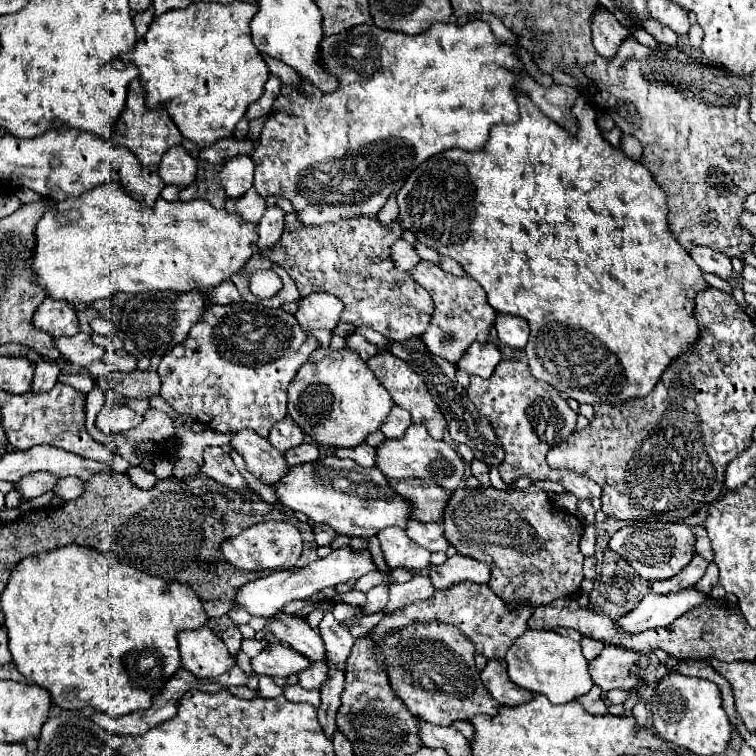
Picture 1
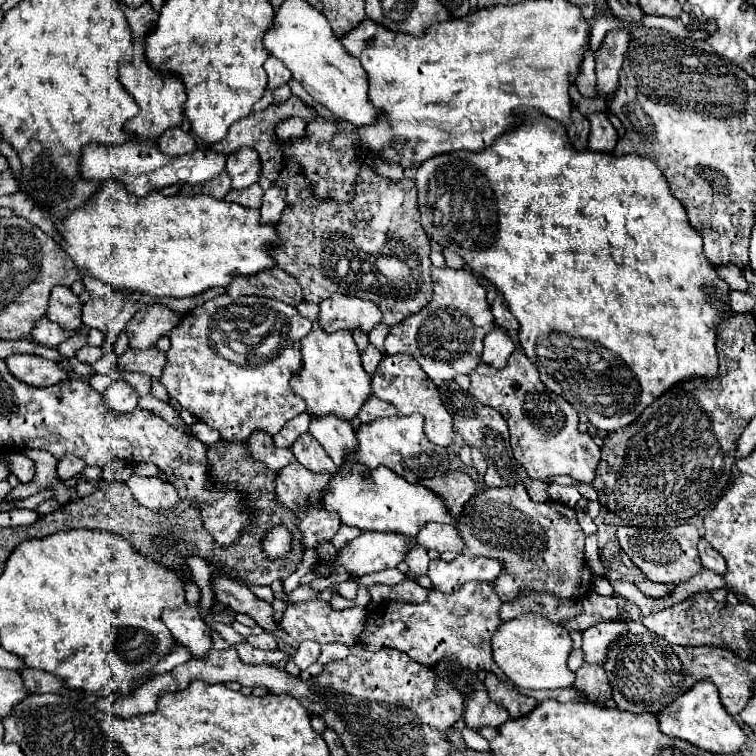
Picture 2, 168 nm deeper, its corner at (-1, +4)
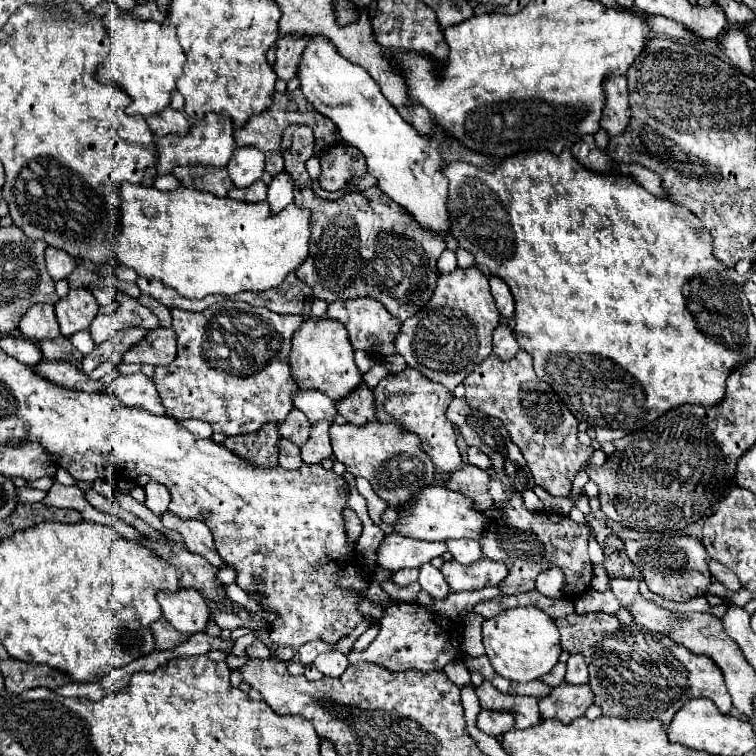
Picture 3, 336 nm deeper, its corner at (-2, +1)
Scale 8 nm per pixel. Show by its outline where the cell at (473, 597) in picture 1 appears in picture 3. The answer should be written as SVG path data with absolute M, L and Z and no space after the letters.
M392 604L390 608L384 610L384 616L380 620L380 632L378 636L372 640L372 644L358 652L352 650L348 654L348 660L354 664L356 660L364 660L364 662L372 662L390 670L418 670L418 672L434 672L434 670L442 670L446 664L454 662L454 660L462 660L468 668L470 674L482 674L484 680L492 680L494 678L494 686L500 692L506 694L520 694L520 696L534 696L534 698L542 698L548 692L552 692L552 686L544 684L544 682L534 682L534 684L514 684L502 676L498 676L498 672L494 672L488 656L478 656L478 658L468 658L464 656L462 648L460 648L460 636L458 636L458 624L452 622L450 618L444 618L436 612L430 612L420 604Z

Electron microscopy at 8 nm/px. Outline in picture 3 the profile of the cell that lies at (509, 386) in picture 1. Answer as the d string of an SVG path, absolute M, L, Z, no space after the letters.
M520 350L512 360L502 362L490 354L464 380L464 386L466 402L472 408L504 422L512 442L522 450L536 486L552 496L568 496L574 476L582 468L588 468L594 448L578 442L578 420L570 414L566 404L562 404L556 392L546 382L538 380L532 368L532 356Z

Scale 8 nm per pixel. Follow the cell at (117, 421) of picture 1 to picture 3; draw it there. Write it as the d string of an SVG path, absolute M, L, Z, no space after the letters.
M142 372L130 374L130 376L120 374L112 382L110 392L120 400L122 406L144 408L144 410L154 412L158 416L166 416L166 408L158 396L154 382L148 376L144 376Z

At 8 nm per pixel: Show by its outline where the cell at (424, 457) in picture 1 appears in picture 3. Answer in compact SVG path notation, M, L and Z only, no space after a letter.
M370 422L364 426L354 424L332 424L330 426L330 440L332 450L338 462L346 466L346 470L354 476L364 476L374 492L388 500L406 500L406 496L426 484L434 484L436 478L436 466L430 460L430 456L422 450L422 440L406 432L402 424L382 424L382 422Z

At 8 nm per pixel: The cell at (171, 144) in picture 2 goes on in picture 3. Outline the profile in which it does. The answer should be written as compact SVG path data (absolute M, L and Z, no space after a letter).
M166 108L162 116L148 116L146 122L154 136L166 136L166 134L186 136L190 132L190 120L182 112L176 112L172 108Z

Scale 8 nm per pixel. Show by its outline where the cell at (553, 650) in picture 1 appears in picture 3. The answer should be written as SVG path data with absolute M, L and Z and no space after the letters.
M518 606L512 610L504 610L496 618L484 620L482 636L492 668L512 682L524 684L542 678L556 666L562 654L560 632L554 620L550 620L550 616L546 616L534 606Z

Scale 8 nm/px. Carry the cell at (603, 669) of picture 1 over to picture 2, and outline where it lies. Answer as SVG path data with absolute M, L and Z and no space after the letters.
M583 663L577 671L577 681L573 683L573 687L583 693L587 697L587 701L591 703L605 703L611 687L609 687L609 679L605 675L603 665L587 665Z

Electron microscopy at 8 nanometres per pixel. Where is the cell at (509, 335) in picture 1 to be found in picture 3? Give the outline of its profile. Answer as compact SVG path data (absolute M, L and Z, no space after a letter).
M490 276L490 290L492 290L492 296L496 300L496 308L498 312L510 320L514 316L514 300L512 300L512 294L510 290L506 288L506 284L502 280L498 280L496 276Z

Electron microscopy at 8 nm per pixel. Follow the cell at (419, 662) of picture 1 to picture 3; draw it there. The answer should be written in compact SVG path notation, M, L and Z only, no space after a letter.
M480 710L478 714L478 728L490 736L502 736L510 728L514 728L514 718L510 712L496 712L496 710Z

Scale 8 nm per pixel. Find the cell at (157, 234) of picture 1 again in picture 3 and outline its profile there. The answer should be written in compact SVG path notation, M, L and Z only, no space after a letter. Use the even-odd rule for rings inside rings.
M130 184L120 186L120 232L110 236L108 242L122 266L138 272L138 276L154 278L176 290L188 300L202 300L208 294L234 296L244 290L268 290L280 284L288 272L292 272L308 252L310 212L290 204L278 214L270 214L268 204L246 204L232 198L218 198L194 188L176 188L172 192L160 192L154 186ZM146 208L154 208L156 214L148 216Z

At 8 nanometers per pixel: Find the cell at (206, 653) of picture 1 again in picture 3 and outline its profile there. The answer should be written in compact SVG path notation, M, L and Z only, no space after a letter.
M198 590L178 592L158 592L158 602L162 606L164 618L184 636L204 632L210 618L210 608Z

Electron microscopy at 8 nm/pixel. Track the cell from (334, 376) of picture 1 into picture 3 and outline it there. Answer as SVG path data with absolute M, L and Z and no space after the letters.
M326 316L308 318L302 324L302 328L294 334L290 368L292 368L292 378L300 386L300 390L304 392L320 390L322 394L334 398L336 402L350 396L362 384L362 374L354 364L354 348L350 344L346 328L342 328L342 324Z

